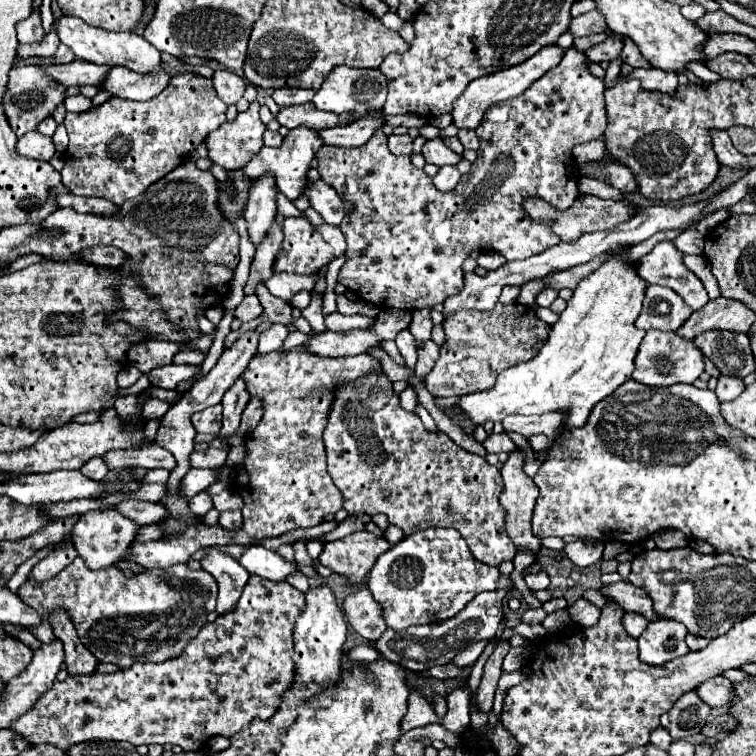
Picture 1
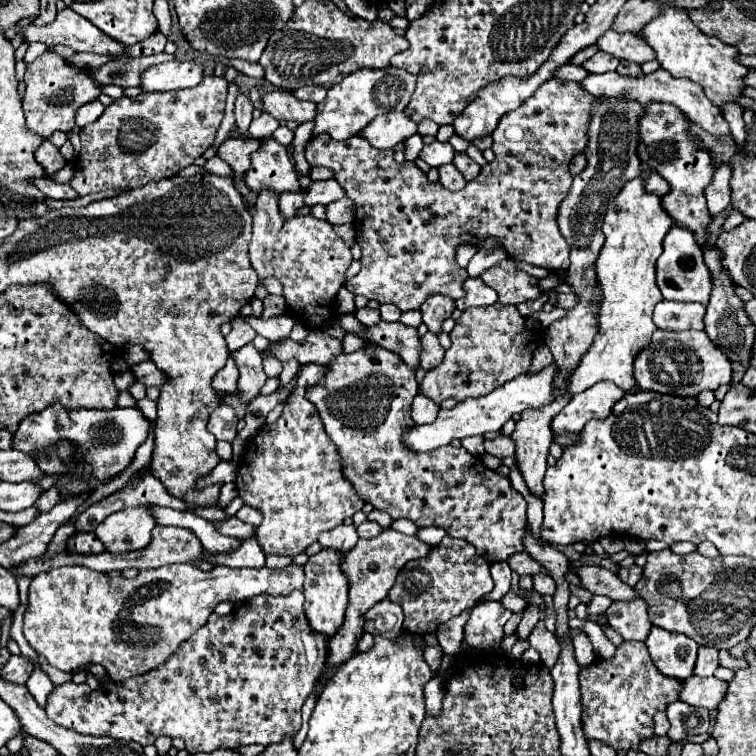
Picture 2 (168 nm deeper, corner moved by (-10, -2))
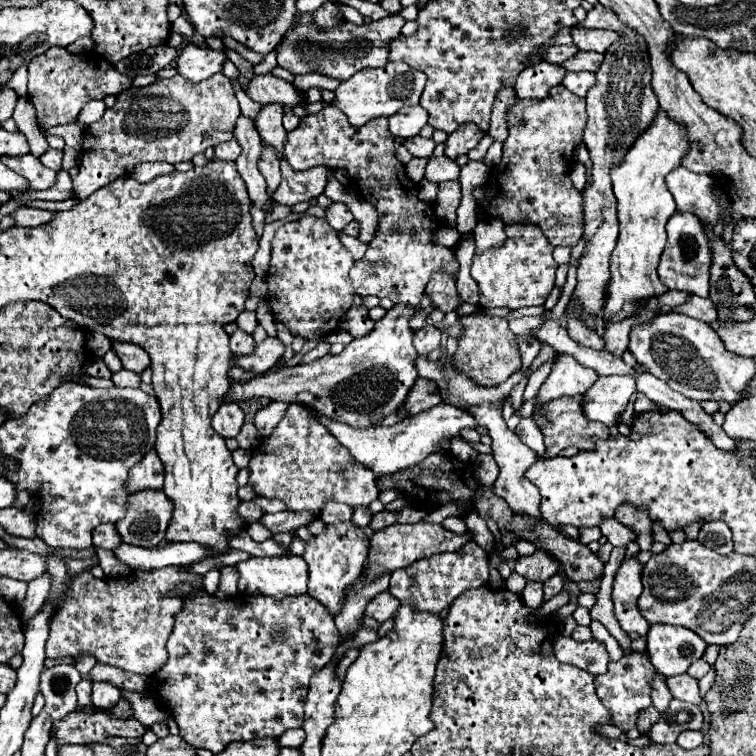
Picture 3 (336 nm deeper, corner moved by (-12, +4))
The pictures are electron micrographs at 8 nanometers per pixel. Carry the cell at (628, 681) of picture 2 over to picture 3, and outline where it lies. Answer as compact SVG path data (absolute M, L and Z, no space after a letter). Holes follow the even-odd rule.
M630 652L622 656L618 662L610 662L606 674L600 674L594 678L600 702L610 710L612 724L618 726L622 732L628 732L630 728L634 728L638 714L652 704L650 700L652 676L658 676L658 674L656 674L656 668L652 668L652 662L648 660L648 652Z

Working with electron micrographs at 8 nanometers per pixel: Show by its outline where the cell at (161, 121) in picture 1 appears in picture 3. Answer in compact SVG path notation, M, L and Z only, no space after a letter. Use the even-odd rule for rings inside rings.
M222 72L198 84L176 74L174 78L158 80L144 88L124 90L116 96L116 106L106 108L104 116L84 130L80 170L72 180L74 196L84 200L112 180L130 174L140 162L164 160L178 164L192 160L208 146L232 140L238 116L240 106L234 96L234 86Z

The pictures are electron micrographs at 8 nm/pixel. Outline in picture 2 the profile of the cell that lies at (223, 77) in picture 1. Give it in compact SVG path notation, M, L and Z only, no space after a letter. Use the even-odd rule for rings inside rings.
M240 94L240 96L236 98L234 114L236 114L236 130L240 132L240 138L242 138L242 140L252 138L250 132L248 132L250 122L252 122L252 110L254 110L254 106L252 106L252 102L248 100L248 96L246 96L246 94Z

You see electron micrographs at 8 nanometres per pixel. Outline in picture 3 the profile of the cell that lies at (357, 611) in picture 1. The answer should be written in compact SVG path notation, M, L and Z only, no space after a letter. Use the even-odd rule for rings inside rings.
M380 592L380 594L376 594L376 596L368 602L368 606L366 606L366 616L368 616L368 618L374 618L374 620L380 622L380 624L384 624L384 622L390 620L392 616L396 616L398 608L400 608L400 600L396 600L390 592Z

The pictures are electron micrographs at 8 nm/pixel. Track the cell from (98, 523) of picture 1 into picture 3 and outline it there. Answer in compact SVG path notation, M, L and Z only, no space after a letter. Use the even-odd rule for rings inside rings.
M144 490L130 494L126 516L116 522L122 542L152 548L160 544L172 516L168 496L160 490Z

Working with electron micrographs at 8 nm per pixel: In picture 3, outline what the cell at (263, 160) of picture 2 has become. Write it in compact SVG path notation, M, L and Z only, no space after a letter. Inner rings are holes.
M266 104L258 112L254 122L256 122L256 128L260 132L262 142L266 146L274 148L276 156L282 160L284 158L284 140L286 140L286 130L282 126L282 106Z

